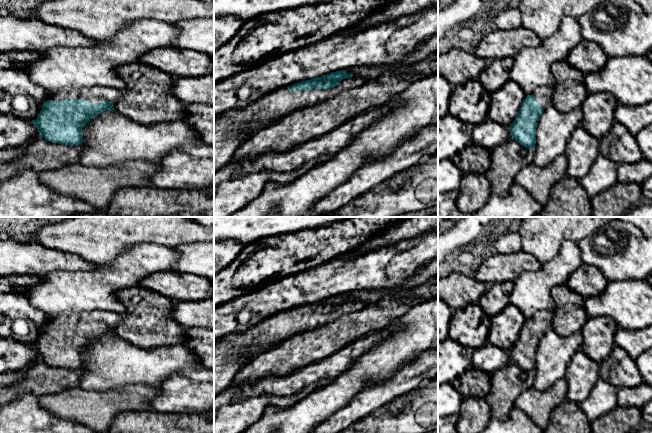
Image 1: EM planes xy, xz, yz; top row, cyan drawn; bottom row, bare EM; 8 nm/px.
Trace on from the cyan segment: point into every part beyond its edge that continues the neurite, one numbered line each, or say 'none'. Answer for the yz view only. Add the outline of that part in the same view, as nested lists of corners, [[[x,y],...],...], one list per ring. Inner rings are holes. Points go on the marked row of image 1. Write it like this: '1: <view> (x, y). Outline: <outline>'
1: yz (544, 94). Outline: [[[544,86],[537,88],[534,92],[531,93],[531,95],[533,95],[538,100],[543,110],[545,110],[552,104],[553,92],[554,89],[552,87]]]

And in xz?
1: xz (229, 126). Outline: [[[287,87],[275,90],[259,100],[241,108],[226,111],[214,117],[214,173],[233,161],[237,148],[242,143],[243,133],[252,126],[280,119],[294,111],[304,109],[328,98],[328,90],[290,91]]]

